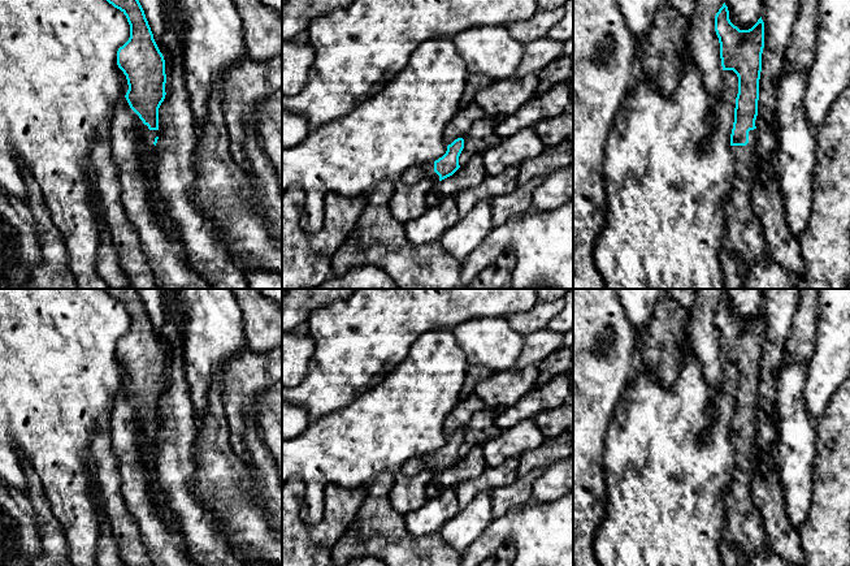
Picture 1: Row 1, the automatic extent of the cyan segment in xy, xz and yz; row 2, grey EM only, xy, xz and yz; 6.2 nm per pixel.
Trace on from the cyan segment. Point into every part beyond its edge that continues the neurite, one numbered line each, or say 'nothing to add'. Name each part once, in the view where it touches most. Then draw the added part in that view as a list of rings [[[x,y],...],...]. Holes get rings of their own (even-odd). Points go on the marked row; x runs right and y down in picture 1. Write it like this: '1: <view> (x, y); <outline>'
1: xy (163, 247); [[[123,96],[117,103],[109,128],[123,208],[139,236],[157,289],[211,289],[209,284],[191,269],[182,239],[164,203],[157,199],[152,182],[148,181],[153,176],[156,137],[159,130],[149,130]],[[139,146],[143,147],[143,160],[149,164],[146,173],[139,161]]]

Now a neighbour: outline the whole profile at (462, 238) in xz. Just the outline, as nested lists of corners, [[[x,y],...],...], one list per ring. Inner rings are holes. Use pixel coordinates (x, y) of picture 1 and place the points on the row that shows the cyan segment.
[[[490,200],[478,202],[468,215],[447,229],[439,245],[456,260],[464,262],[494,228]]]

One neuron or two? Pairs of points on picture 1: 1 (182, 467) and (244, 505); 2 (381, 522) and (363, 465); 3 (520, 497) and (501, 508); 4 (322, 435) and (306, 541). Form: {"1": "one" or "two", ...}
{"1": "two", "2": "two", "3": "one", "4": "two"}

